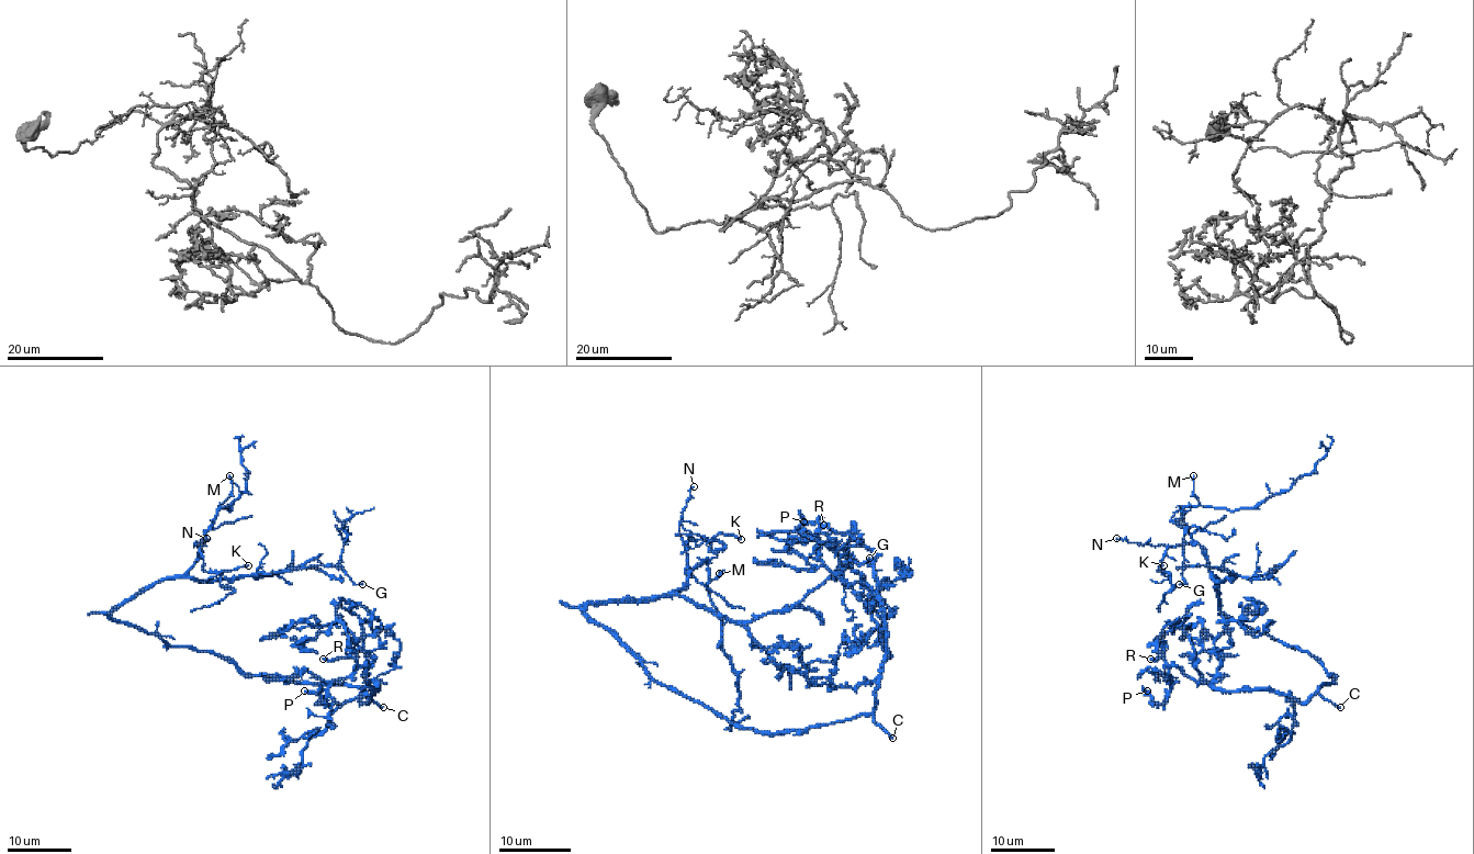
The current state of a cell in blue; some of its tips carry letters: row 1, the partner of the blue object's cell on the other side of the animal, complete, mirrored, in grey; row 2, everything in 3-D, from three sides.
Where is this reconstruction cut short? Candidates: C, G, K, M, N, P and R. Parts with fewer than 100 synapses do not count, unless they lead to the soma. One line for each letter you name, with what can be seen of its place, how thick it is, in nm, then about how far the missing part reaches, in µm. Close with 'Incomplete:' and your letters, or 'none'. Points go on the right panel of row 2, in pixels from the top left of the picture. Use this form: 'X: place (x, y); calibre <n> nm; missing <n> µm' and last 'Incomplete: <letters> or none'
C: place (1340, 707); calibre 240 nm; missing 100 µm
Incomplete: C

